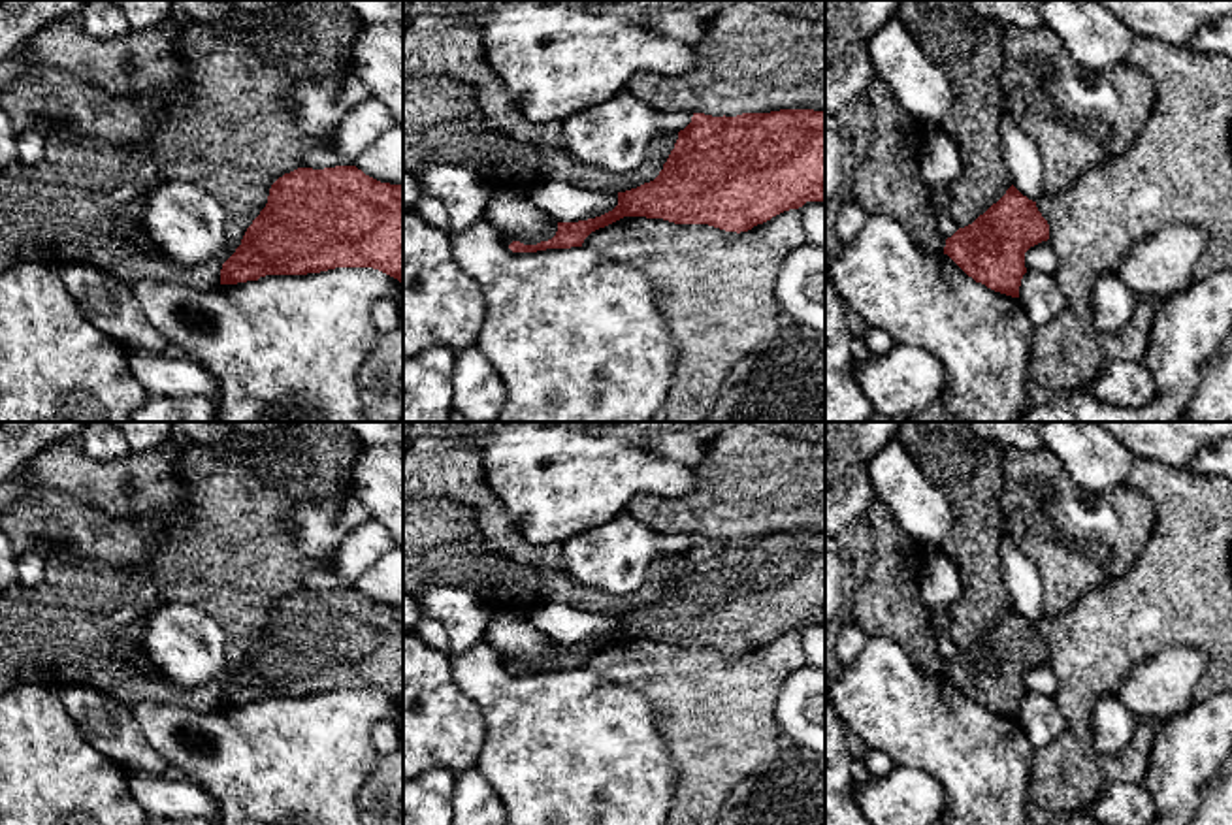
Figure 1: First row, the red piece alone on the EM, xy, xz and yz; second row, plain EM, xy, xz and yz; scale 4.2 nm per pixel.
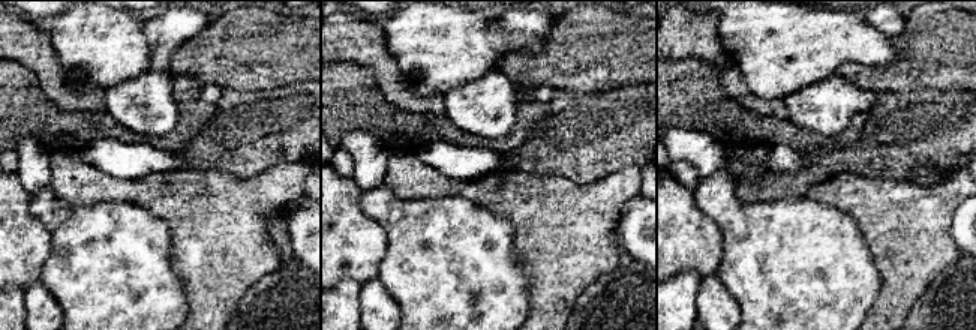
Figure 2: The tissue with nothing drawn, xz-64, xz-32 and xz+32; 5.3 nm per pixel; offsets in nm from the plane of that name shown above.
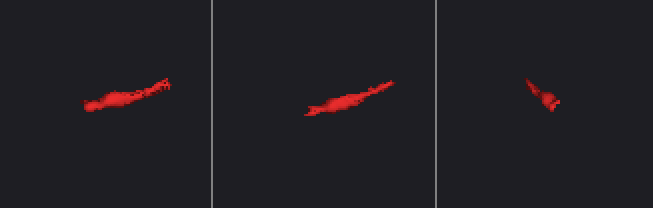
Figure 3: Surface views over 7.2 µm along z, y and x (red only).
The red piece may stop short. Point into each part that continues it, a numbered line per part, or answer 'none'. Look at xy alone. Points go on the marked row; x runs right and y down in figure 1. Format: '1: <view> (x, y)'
none

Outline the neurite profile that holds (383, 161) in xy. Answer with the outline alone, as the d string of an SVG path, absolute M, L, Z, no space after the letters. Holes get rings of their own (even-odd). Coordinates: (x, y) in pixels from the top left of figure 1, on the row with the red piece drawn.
M394 124L362 151L354 166L390 185L403 185L403 126Z

